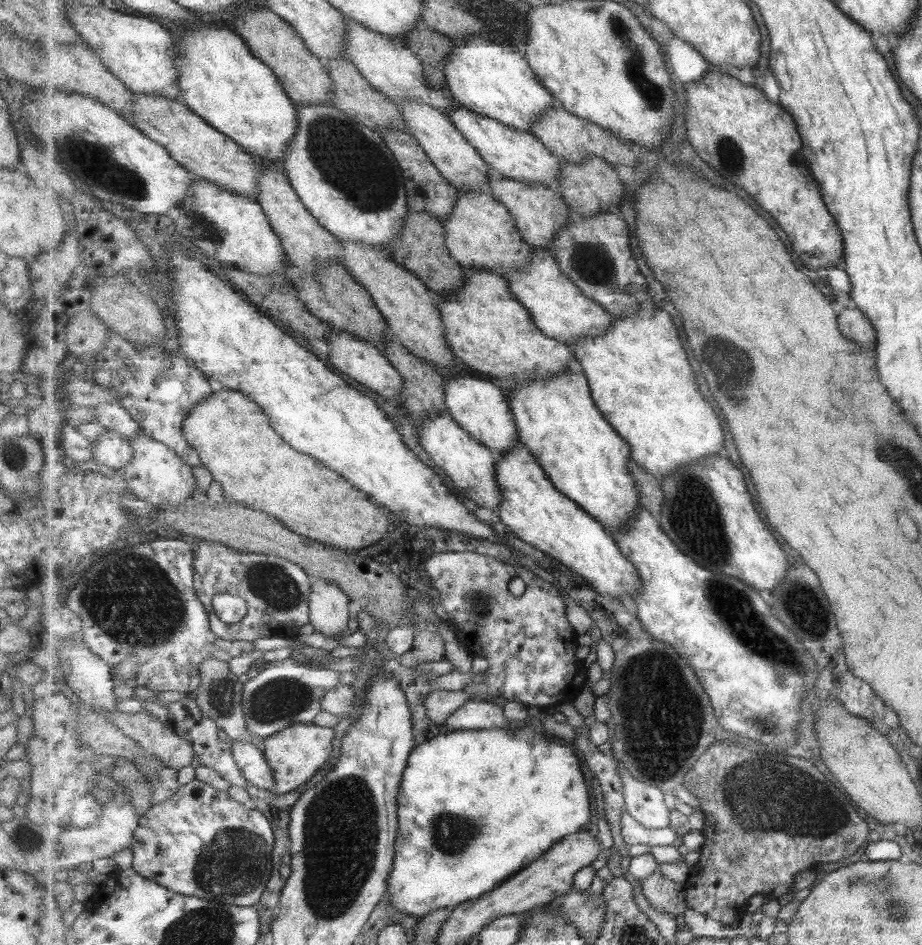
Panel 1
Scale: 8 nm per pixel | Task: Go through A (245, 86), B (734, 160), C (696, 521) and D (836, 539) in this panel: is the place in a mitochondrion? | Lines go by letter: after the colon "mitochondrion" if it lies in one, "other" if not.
A: other
B: mitochondrion
C: mitochondrion
D: other

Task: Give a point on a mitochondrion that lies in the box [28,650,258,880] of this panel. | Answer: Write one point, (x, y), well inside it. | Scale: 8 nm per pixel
(220, 691)

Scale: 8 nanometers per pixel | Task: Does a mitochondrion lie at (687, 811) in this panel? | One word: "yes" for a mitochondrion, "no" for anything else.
no

